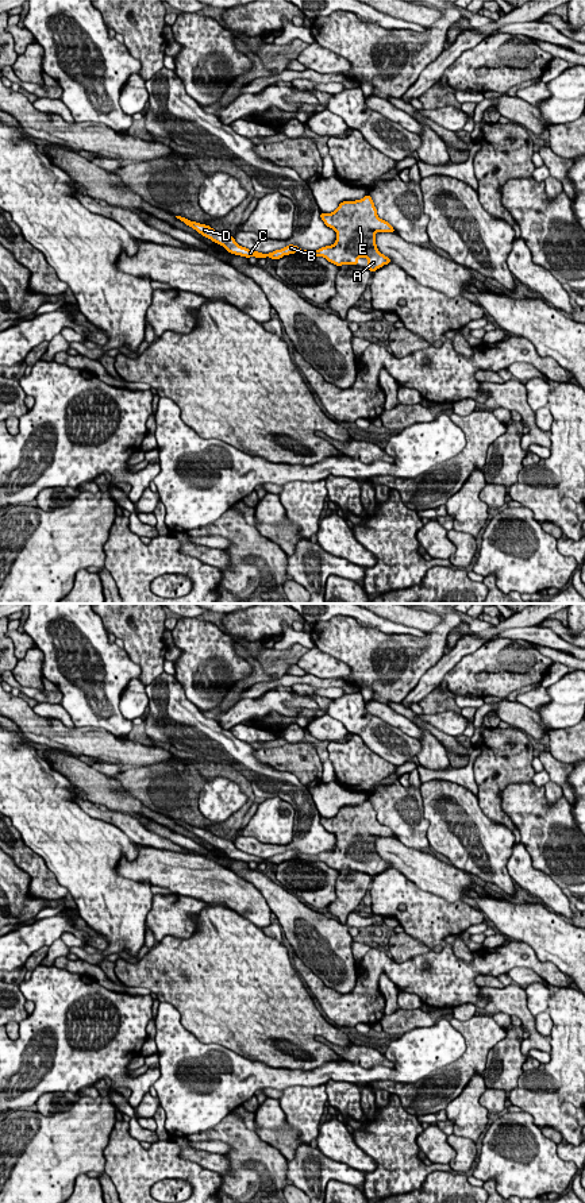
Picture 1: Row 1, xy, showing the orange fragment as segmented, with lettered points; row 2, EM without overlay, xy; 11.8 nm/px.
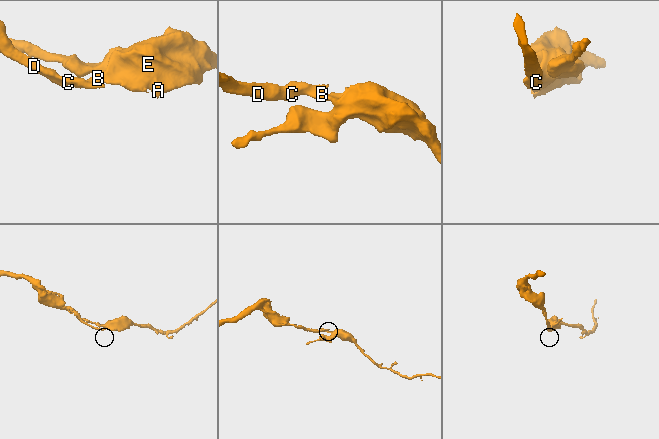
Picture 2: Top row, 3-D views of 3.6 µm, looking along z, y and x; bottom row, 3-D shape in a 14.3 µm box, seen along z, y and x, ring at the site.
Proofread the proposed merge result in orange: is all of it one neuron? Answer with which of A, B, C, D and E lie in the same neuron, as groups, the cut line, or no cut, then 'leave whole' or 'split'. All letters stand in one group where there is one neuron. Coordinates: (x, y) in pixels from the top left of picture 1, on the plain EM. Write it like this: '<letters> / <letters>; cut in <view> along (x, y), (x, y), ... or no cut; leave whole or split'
A B C D E; no cut; leave whole

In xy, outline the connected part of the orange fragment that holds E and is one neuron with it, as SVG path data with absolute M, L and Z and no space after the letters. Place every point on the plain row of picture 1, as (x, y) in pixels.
M369 799L361 805L342 806L331 818L320 818L320 824L324 829L336 837L336 845L332 851L326 851L315 856L301 855L297 851L289 849L281 855L262 859L239 851L231 840L218 837L209 830L190 826L181 821L176 822L235 860L246 863L255 861L258 864L269 861L277 865L284 860L300 857L303 860L323 861L336 871L357 871L359 863L366 863L366 874L372 878L390 868L390 863L378 856L376 838L396 837L388 826L378 822L374 807Z

